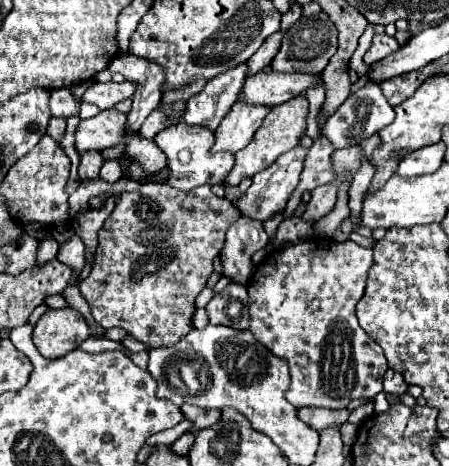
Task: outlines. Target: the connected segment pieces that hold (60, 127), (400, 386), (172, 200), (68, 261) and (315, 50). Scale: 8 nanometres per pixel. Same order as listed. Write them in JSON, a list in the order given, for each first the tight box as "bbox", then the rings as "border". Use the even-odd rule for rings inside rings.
[{"bbox":[47,119,65,141],"border":[[[49,119],[47,133],[49,133],[55,141],[61,141],[63,135],[65,135],[65,119]]]},{"bbox":[383,369,407,397],"border":[[[387,369],[385,377],[383,377],[383,391],[393,395],[393,397],[401,397],[407,393],[407,383],[403,381],[403,375],[393,371],[393,369]]]},{"bbox":[83,185,241,349],"border":[[[141,185],[133,193],[121,193],[115,201],[115,209],[99,229],[95,265],[89,277],[83,279],[83,297],[95,321],[105,329],[125,329],[145,343],[147,349],[171,347],[193,329],[191,317],[195,313],[195,297],[213,273],[213,259],[223,249],[229,225],[241,217],[241,211],[231,201],[213,195],[211,185],[195,187],[191,197],[193,199],[189,199],[189,193],[161,185]]]},{"bbox":[57,234,85,285],"border":[[[76,234],[60,246],[57,259],[74,271],[68,285],[73,285],[85,265],[85,246]]]},{"bbox":[271,11,337,73],"border":[[[321,11],[317,17],[301,17],[299,23],[295,23],[283,37],[287,37],[287,39],[281,43],[281,49],[271,63],[273,71],[321,73],[337,51],[337,29],[329,21],[329,15],[325,11]]]}]

